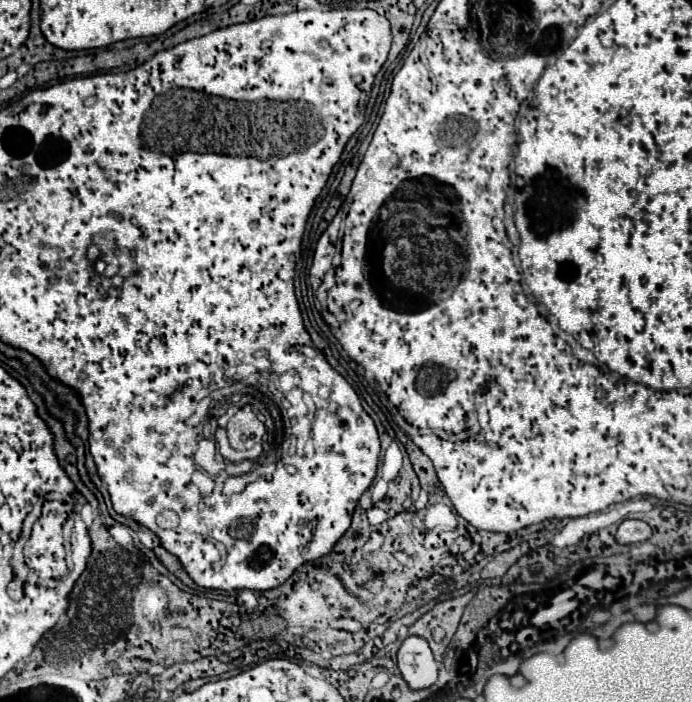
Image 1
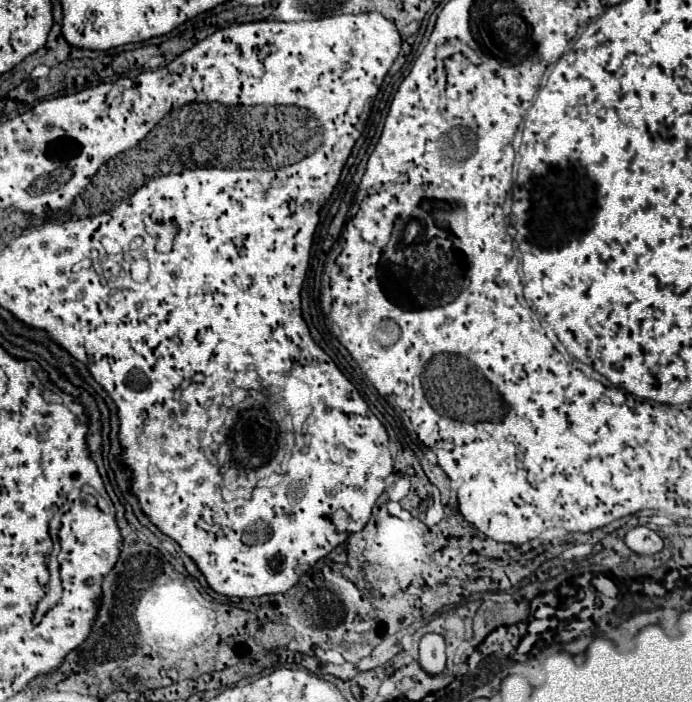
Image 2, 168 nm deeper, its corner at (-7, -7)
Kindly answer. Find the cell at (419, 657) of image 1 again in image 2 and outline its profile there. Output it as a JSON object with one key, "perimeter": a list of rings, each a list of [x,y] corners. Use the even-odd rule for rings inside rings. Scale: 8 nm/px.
{"perimeter":[[[426,633],[420,641],[420,667],[428,675],[438,675],[446,669],[446,653],[444,653],[444,639],[438,633]]]}

